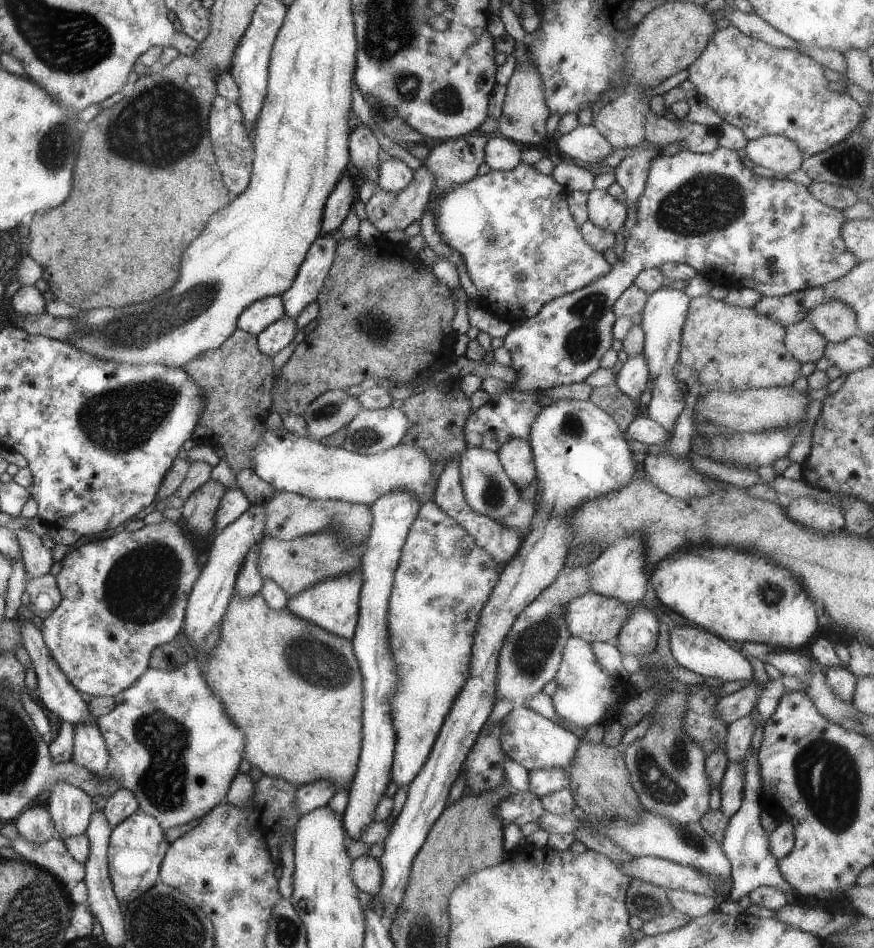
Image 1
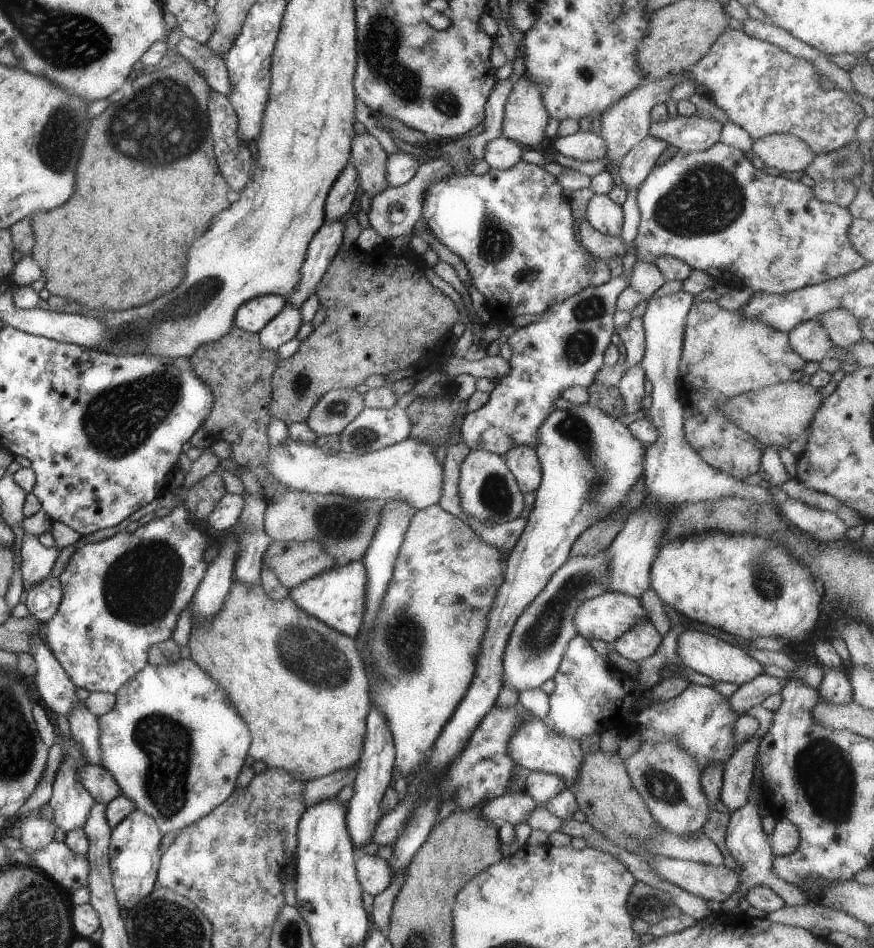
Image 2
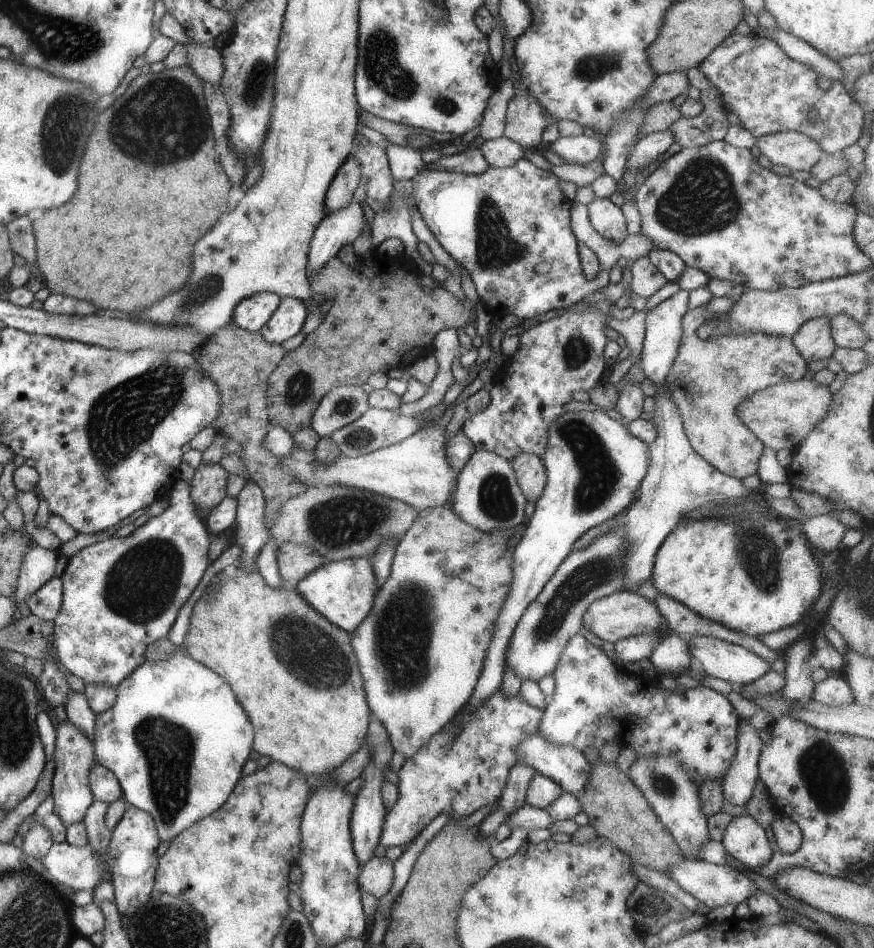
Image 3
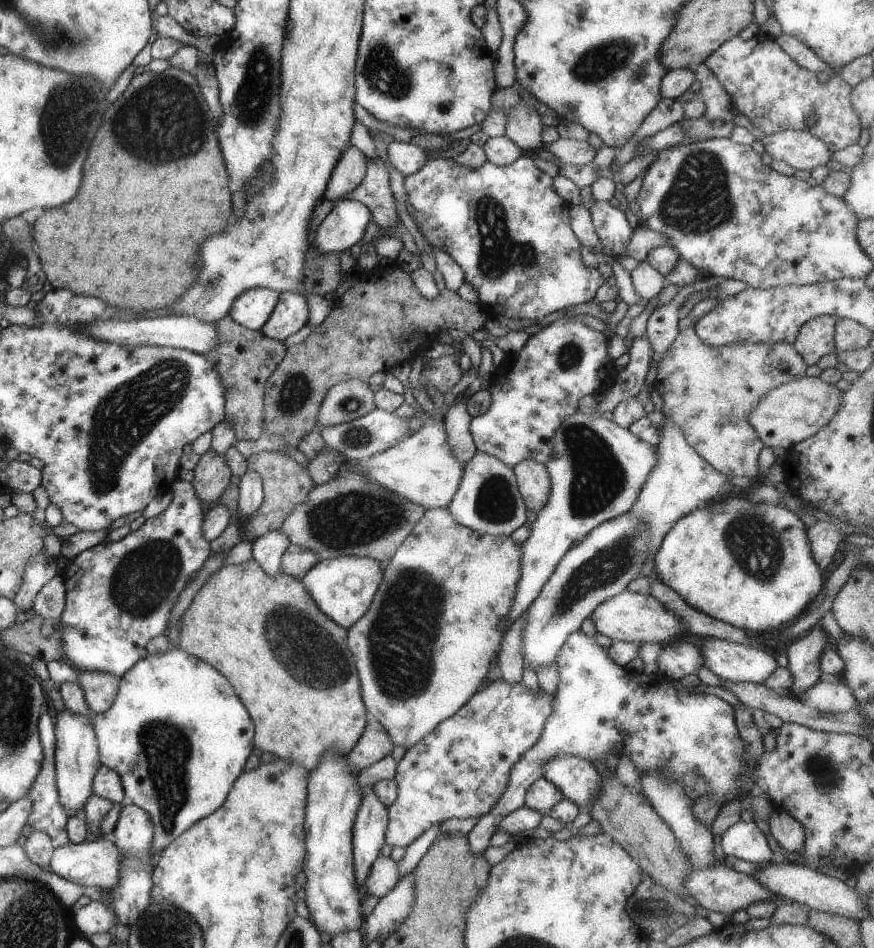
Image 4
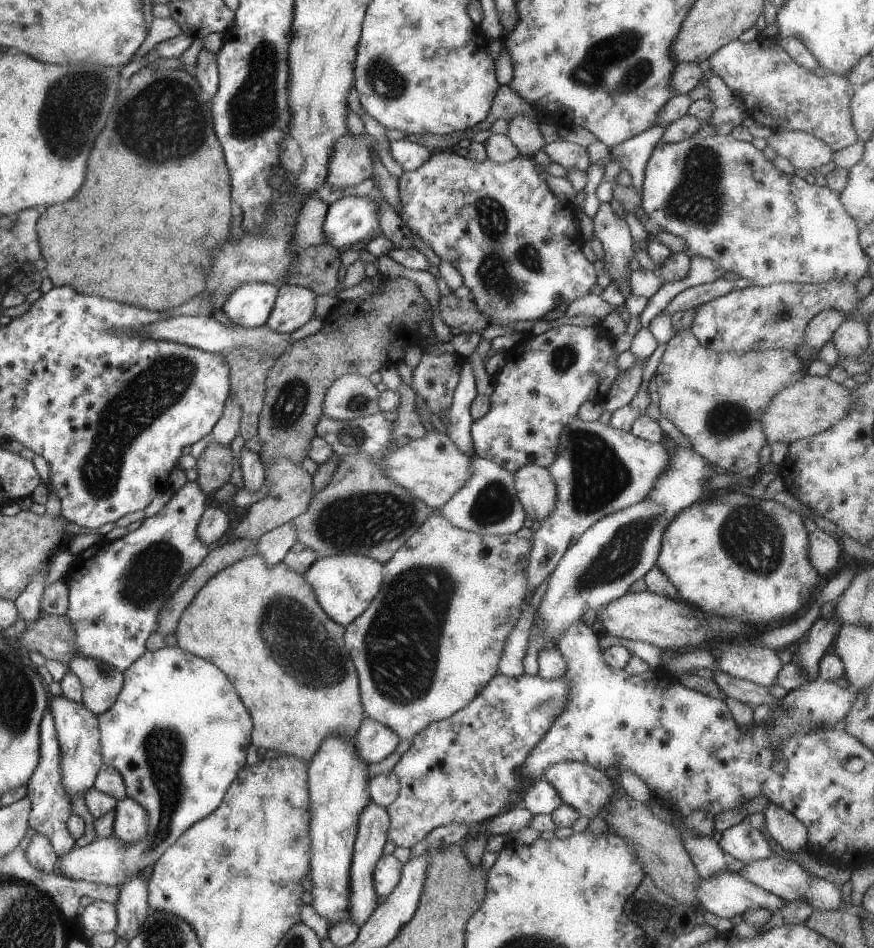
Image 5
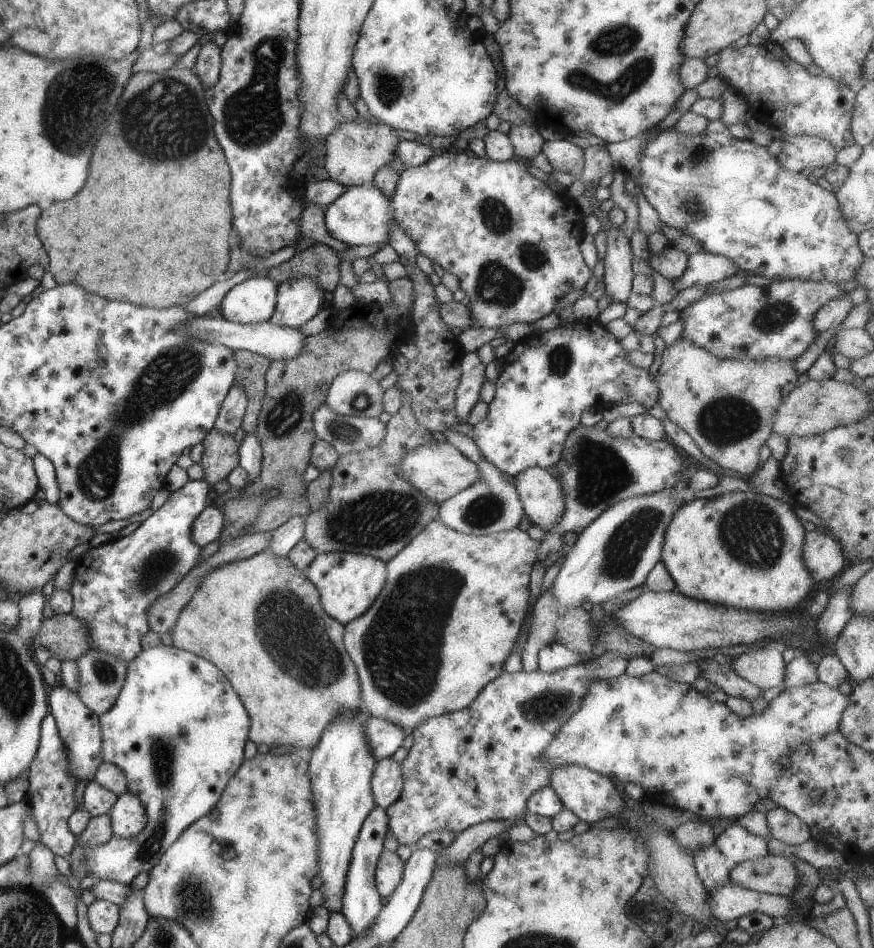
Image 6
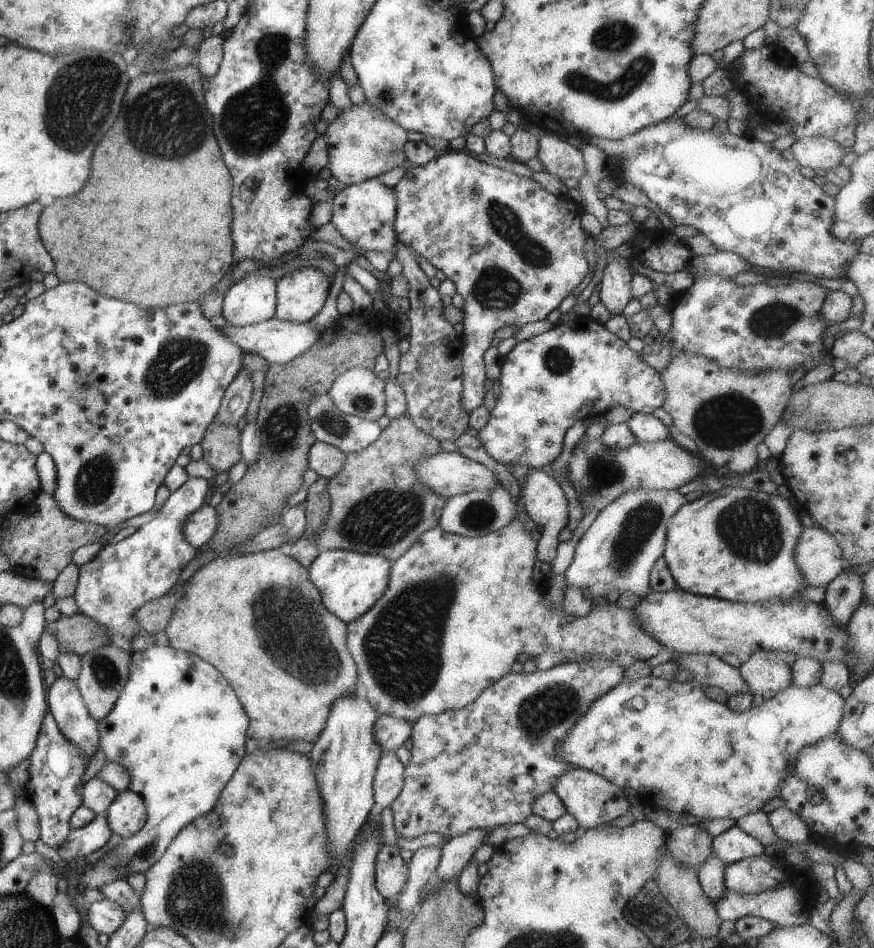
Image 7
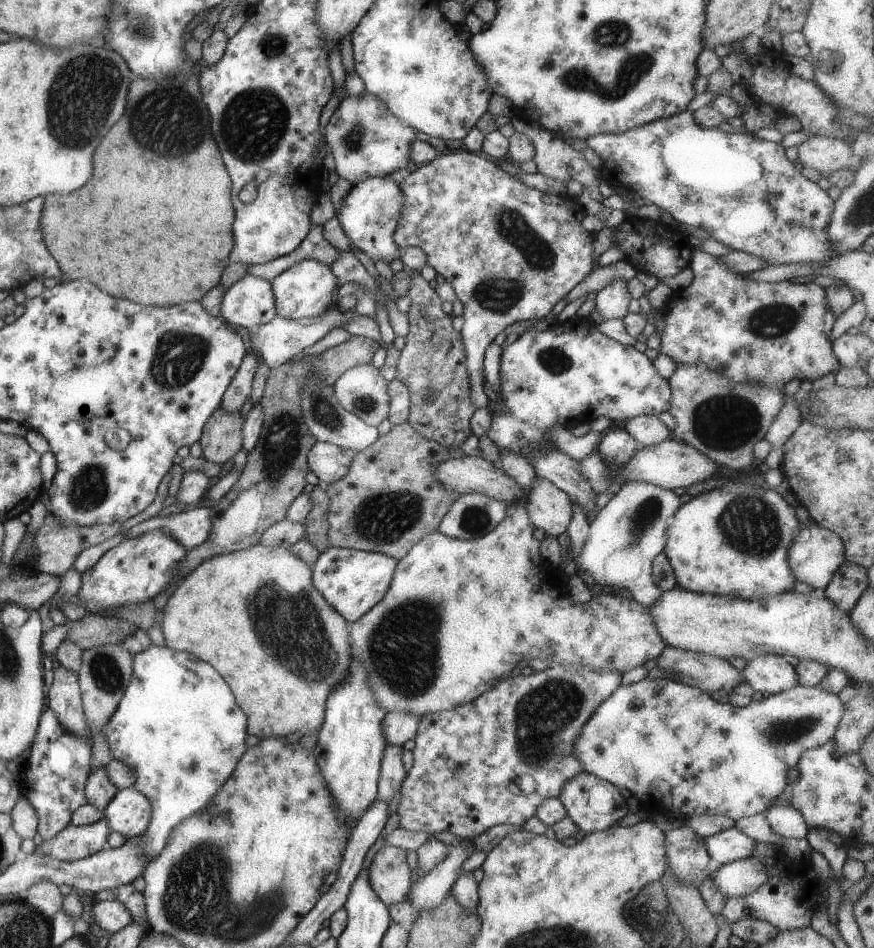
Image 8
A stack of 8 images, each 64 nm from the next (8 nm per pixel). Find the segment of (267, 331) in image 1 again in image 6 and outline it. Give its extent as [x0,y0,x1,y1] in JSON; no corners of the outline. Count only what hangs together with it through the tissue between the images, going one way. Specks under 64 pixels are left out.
[268,276,326,328]

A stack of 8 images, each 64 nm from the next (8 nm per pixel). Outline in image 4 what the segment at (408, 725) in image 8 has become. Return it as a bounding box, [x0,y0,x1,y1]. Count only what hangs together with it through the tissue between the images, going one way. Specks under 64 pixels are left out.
[346,721,393,773]

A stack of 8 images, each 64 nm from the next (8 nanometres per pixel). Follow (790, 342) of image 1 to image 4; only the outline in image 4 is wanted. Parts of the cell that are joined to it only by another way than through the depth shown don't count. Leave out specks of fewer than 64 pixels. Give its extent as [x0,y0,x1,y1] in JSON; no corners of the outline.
[792,314,839,367]

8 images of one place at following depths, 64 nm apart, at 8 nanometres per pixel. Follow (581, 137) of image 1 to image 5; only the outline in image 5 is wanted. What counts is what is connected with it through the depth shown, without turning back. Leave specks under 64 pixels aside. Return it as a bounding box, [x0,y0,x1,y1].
[542,138,589,172]

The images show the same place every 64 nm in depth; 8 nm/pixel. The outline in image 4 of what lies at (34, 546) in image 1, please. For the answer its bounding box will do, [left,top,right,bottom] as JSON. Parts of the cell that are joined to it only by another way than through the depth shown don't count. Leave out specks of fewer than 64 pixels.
[12,552,56,612]

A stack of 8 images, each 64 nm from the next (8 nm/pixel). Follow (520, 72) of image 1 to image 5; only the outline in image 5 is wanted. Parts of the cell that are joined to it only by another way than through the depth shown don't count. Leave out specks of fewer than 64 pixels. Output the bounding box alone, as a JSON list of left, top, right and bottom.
[506,114,544,158]

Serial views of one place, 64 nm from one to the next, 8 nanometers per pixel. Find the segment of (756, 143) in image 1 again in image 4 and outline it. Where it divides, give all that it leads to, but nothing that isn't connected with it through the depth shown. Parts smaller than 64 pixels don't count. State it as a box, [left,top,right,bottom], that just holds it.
[759,130,829,170]

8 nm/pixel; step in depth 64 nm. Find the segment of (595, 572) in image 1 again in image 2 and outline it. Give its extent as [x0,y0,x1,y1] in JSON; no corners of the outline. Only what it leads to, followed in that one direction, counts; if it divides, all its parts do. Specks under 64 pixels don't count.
[605,290,776,597]

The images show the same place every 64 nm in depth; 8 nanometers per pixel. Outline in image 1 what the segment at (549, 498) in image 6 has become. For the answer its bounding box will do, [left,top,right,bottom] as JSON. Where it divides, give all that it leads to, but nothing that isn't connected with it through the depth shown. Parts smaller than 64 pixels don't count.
[497,438,535,491]

